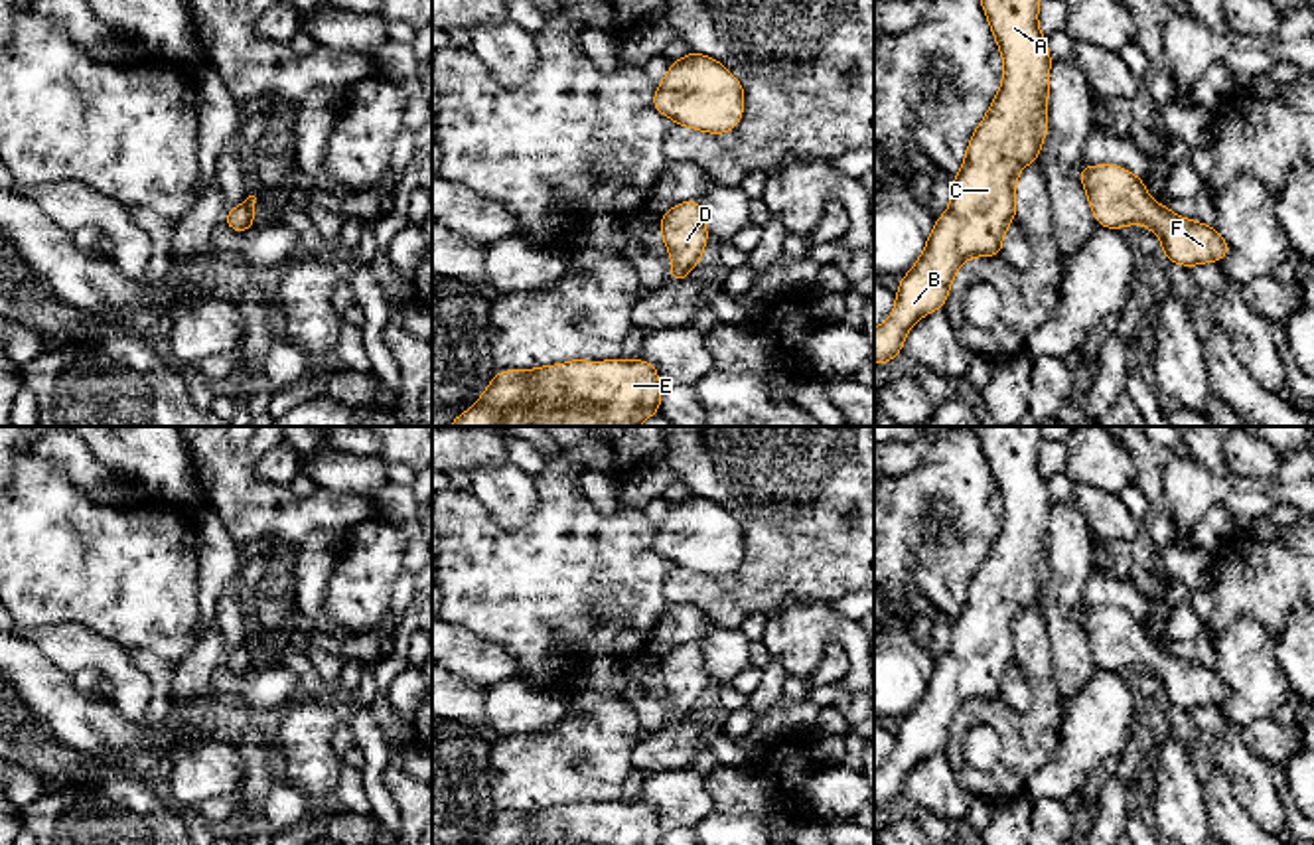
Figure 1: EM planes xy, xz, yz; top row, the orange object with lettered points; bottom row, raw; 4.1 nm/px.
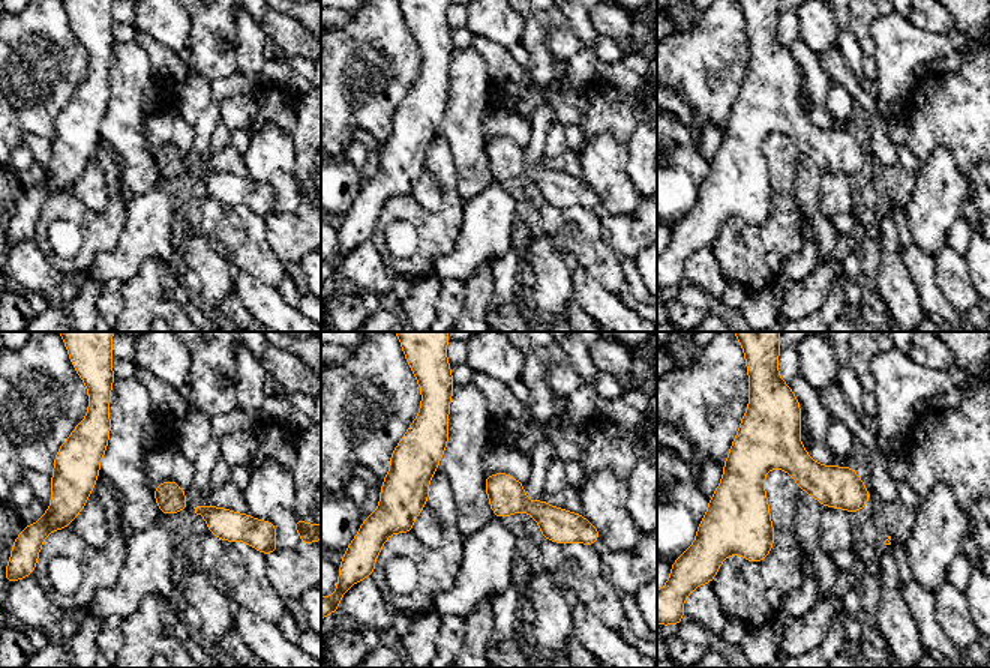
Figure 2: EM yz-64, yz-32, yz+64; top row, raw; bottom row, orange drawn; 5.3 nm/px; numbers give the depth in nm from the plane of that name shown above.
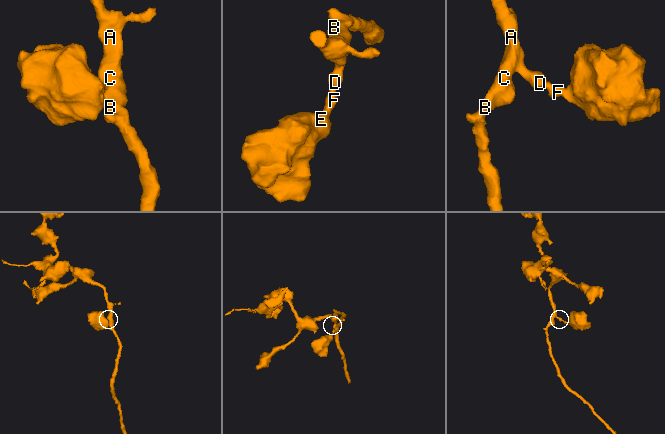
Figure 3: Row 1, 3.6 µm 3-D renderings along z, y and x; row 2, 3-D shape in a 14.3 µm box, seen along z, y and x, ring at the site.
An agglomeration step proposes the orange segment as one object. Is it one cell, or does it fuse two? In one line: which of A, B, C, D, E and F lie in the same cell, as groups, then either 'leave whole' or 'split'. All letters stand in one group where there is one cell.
A B C D E F; leave whole

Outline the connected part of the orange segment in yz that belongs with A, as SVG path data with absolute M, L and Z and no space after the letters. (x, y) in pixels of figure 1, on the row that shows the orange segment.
M981 0L990 32L1002 53L1002 85L965 148L965 164L953 180L951 203L947 211L933 223L931 235L925 241L923 253L915 261L913 269L900 278L892 316L880 328L874 328L874 363L890 363L902 353L908 330L929 312L943 310L949 298L951 280L967 259L1002 257L1002 235L1016 219L1016 178L1026 164L1036 164L1042 140L1048 134L1048 79L1052 57L1048 39L1038 28L1040 2L1042 0Z

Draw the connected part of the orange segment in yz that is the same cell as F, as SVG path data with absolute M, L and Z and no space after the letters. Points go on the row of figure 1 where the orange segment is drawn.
M1083 164L1079 180L1087 192L1097 225L1123 229L1144 223L1148 231L1160 237L1162 257L1180 267L1217 263L1231 251L1213 225L1180 217L1166 203L1154 203L1144 180L1123 166Z

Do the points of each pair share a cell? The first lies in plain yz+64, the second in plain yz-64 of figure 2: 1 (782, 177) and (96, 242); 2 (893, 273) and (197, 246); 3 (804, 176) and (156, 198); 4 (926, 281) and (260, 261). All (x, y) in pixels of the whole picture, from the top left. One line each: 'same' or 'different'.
1: same
2: same
3: different
4: different

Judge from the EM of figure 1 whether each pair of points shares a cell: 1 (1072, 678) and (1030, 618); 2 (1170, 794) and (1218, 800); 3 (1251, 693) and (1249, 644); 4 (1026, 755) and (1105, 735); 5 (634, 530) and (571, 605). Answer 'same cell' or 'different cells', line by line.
1: different cells
2: different cells
3: same cell
4: different cells
5: same cell

